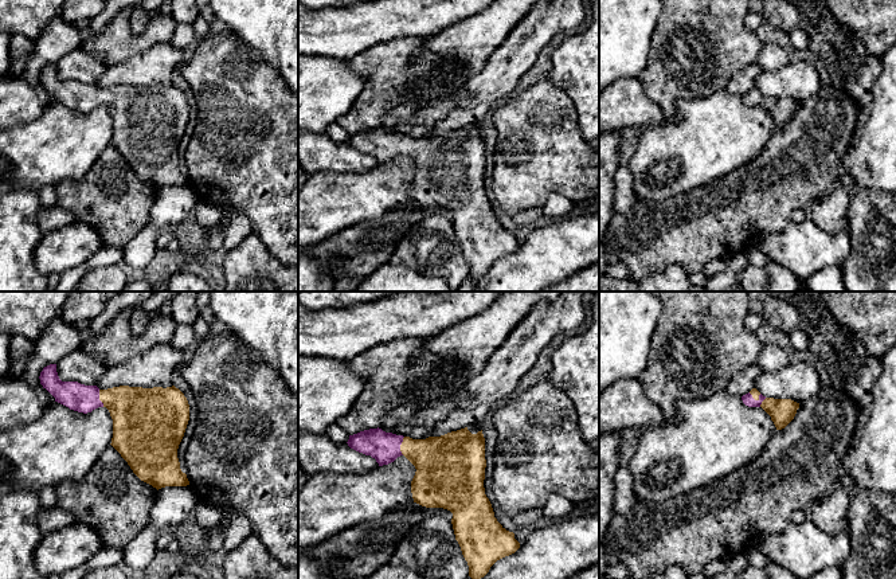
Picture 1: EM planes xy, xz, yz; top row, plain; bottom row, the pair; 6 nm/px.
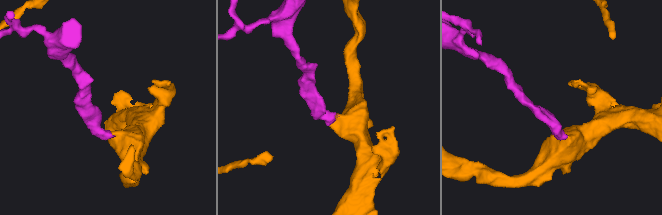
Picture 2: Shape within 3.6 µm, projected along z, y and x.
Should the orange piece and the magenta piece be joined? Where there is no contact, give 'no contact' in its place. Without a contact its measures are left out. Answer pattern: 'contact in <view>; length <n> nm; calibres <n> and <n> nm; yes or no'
contact in xz; length 110 nm; calibres 300 and 180 nm; yes

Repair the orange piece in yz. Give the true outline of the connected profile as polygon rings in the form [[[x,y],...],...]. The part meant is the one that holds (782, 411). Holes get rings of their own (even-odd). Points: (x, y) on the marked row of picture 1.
[[[756,388],[743,395],[742,400],[748,407],[762,407],[771,416],[776,430],[785,429],[799,408],[799,403],[791,399],[766,398]]]

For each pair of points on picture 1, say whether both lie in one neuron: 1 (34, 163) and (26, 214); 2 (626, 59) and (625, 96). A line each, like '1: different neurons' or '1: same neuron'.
1: different neurons
2: different neurons

